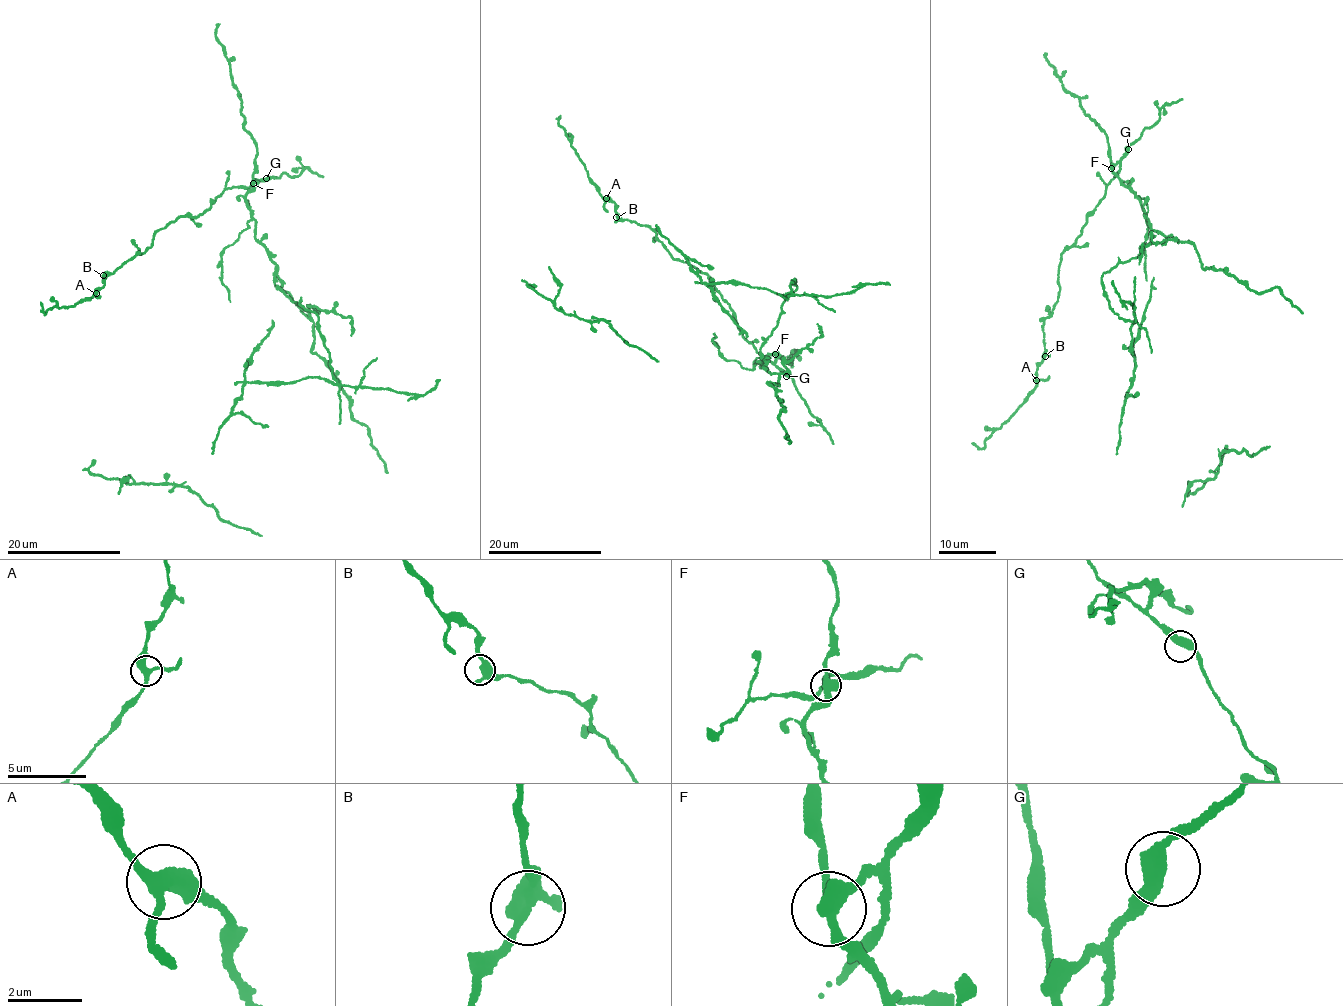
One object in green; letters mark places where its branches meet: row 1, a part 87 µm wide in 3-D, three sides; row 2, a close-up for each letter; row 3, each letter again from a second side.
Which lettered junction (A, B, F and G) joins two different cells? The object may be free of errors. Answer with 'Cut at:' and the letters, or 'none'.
Cut at: F

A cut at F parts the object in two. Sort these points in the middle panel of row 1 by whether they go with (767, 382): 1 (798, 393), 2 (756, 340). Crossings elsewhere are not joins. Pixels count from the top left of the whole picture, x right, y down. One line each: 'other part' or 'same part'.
1: other part
2: other part

